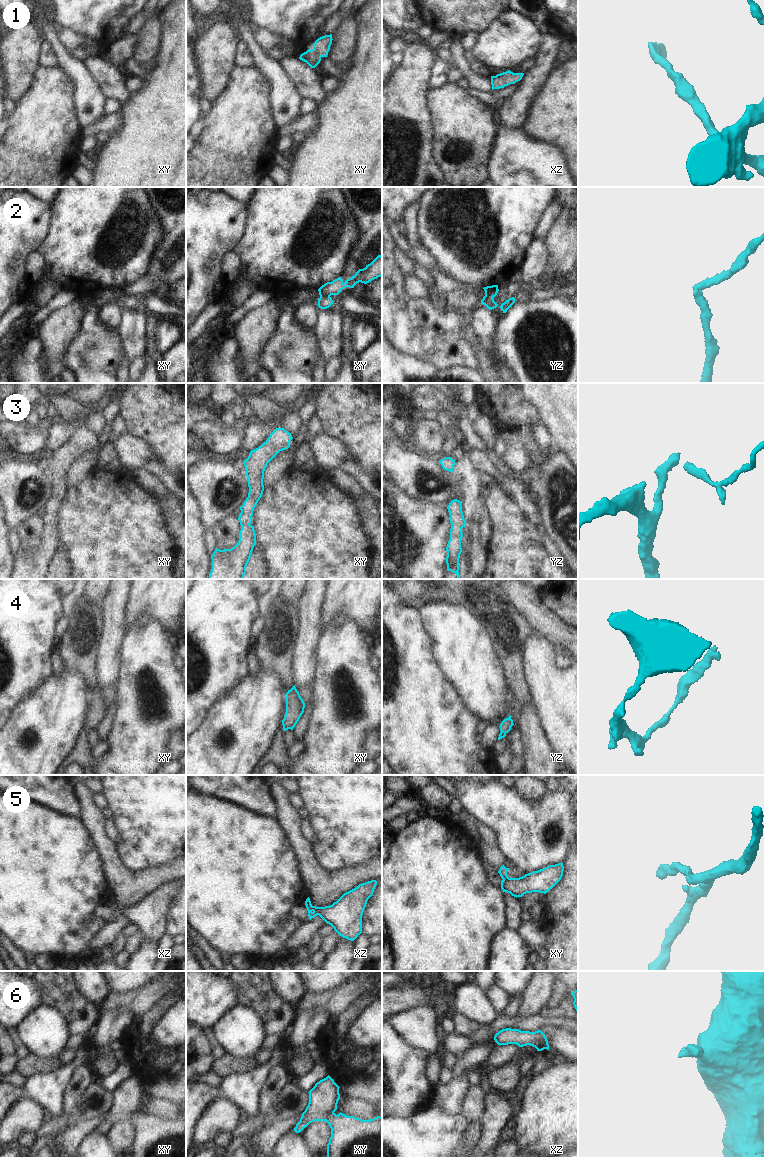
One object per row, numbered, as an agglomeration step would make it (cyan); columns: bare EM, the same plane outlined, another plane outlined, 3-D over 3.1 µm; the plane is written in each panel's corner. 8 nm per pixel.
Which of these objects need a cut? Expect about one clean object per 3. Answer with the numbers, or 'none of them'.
2, 5

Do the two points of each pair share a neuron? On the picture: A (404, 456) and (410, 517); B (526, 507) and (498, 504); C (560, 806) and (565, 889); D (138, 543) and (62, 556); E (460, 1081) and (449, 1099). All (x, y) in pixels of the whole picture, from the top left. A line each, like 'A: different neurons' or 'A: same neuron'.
A: different neurons
B: different neurons
C: different neurons
D: different neurons
E: same neuron

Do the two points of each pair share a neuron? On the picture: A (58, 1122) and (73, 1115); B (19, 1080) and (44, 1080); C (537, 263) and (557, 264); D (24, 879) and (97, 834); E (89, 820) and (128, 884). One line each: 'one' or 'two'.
A: two
B: two
C: two
D: two
E: one

